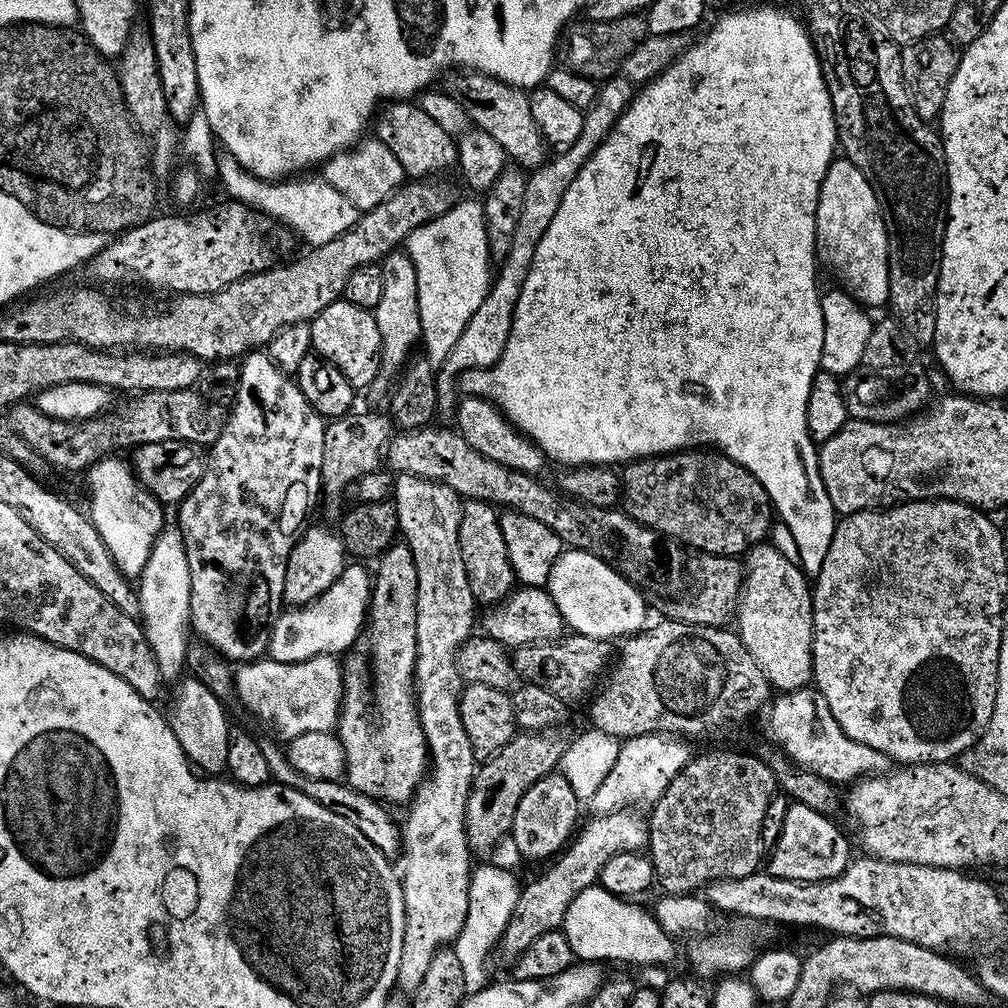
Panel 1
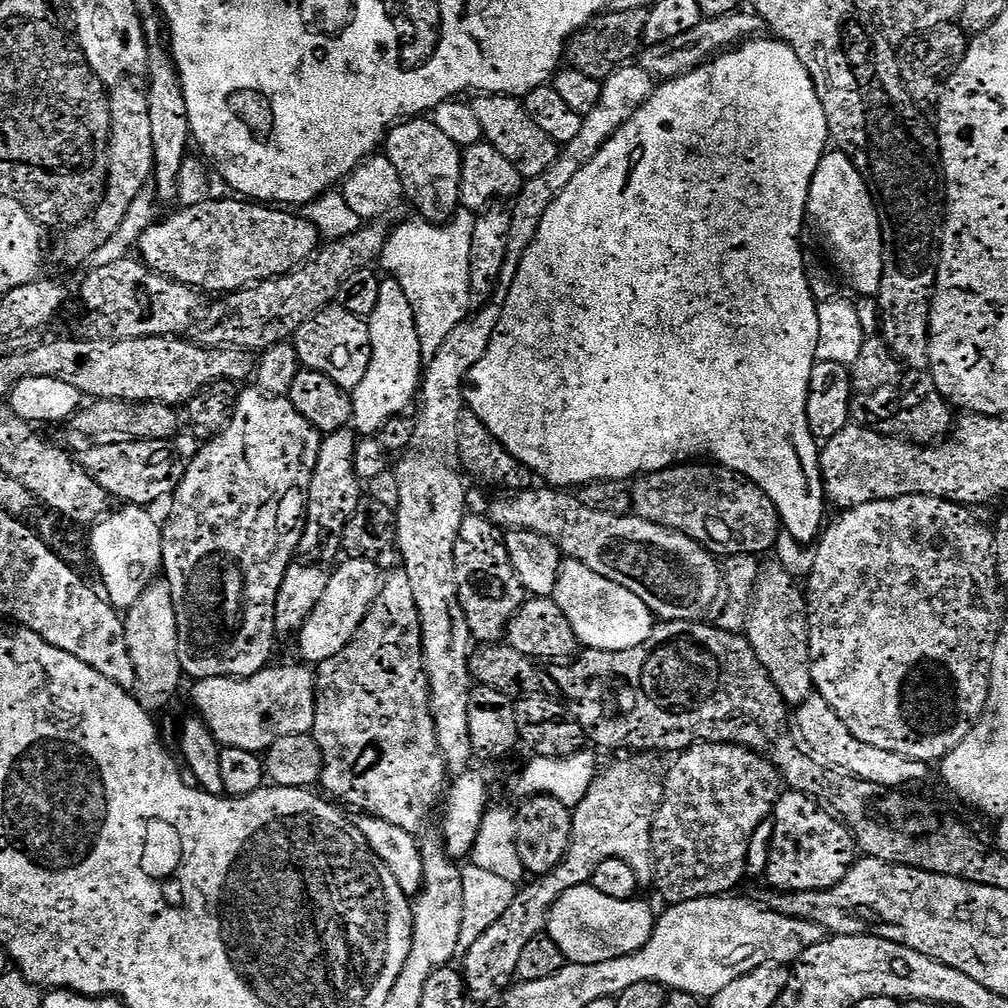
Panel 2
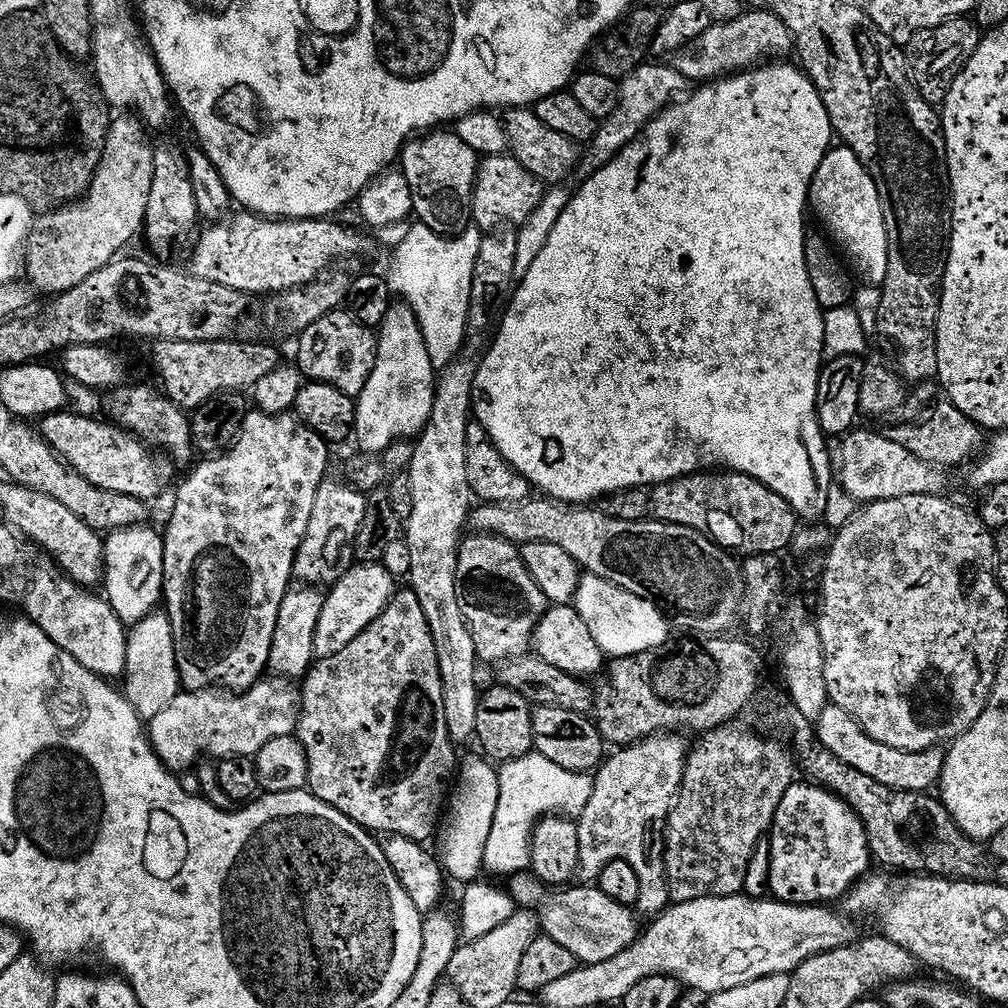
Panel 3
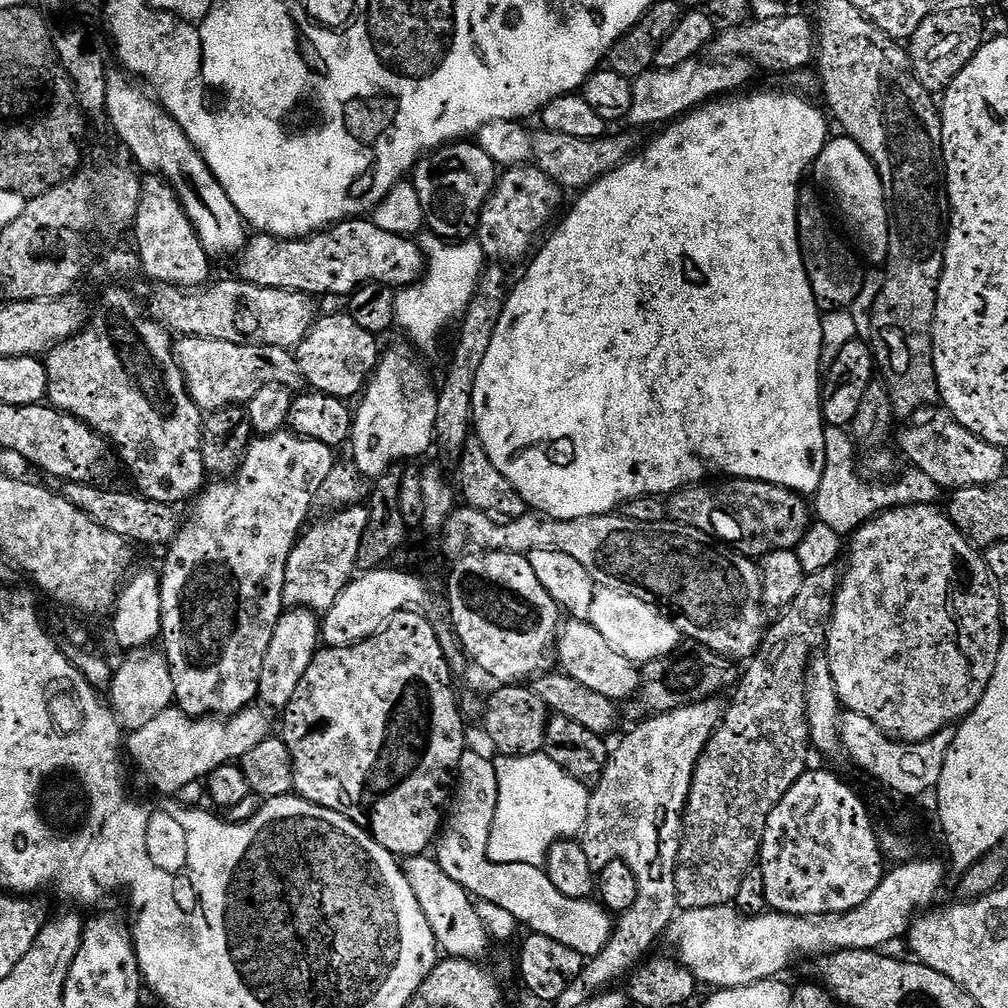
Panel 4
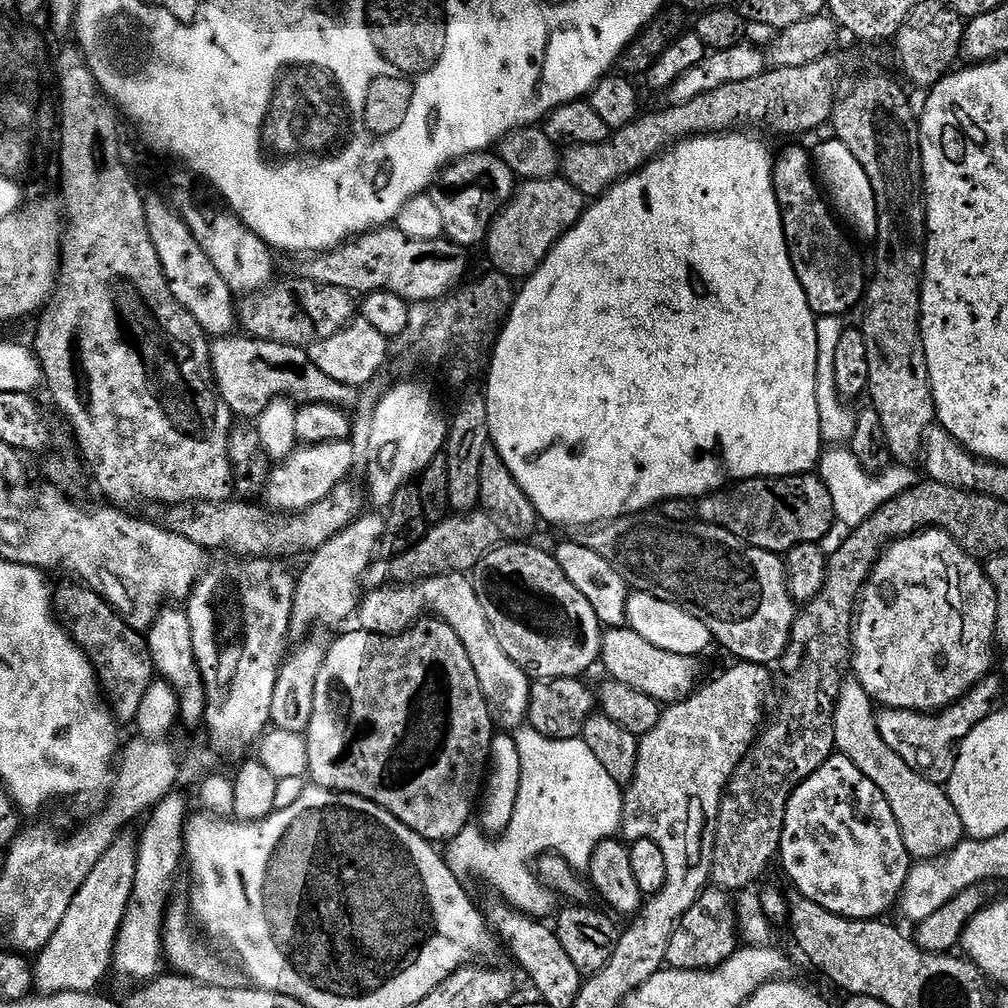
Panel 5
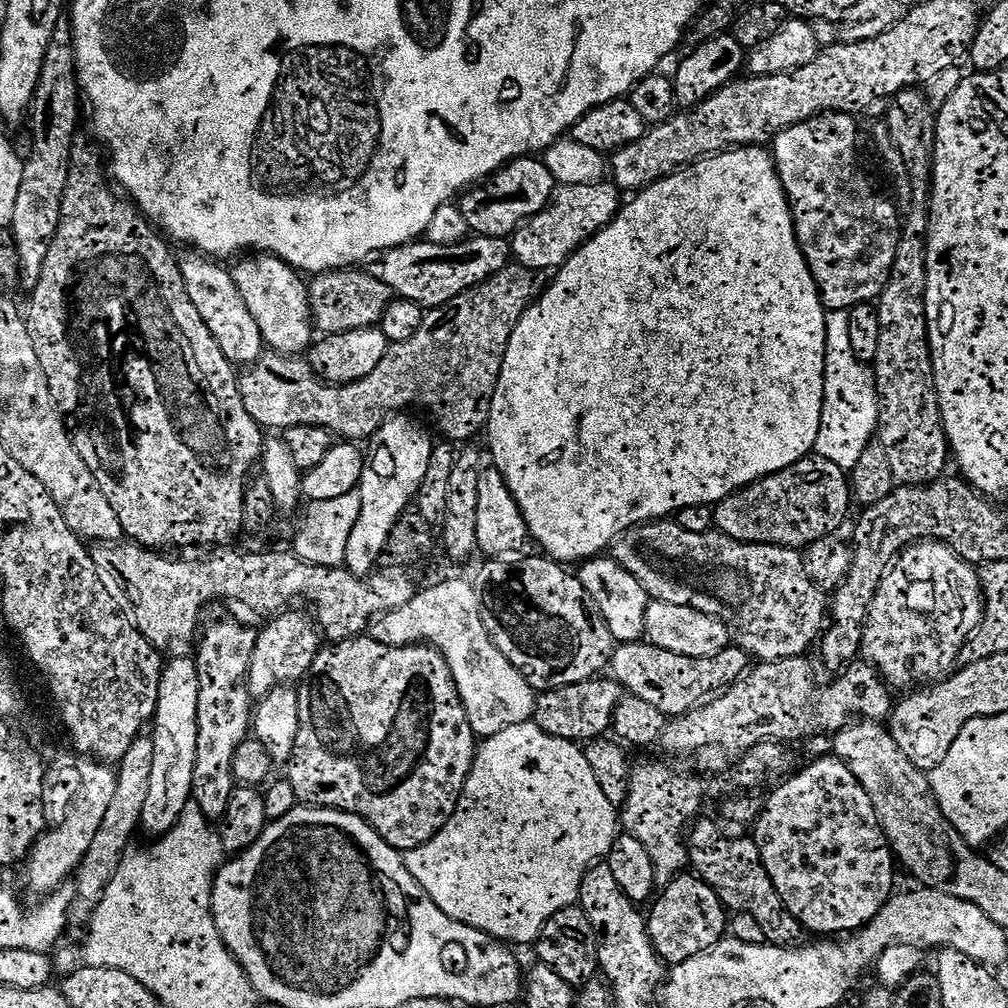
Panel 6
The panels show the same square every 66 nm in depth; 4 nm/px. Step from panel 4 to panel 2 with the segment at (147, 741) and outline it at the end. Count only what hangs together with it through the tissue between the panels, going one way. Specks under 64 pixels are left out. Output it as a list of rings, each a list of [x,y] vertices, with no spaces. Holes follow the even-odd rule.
[[[292,664],[271,665],[248,679],[231,675],[208,677],[195,681],[190,692],[193,704],[198,708],[199,717],[205,722],[221,747],[236,748],[252,754],[262,754],[280,738],[311,733],[316,714],[316,677],[306,667],[302,672],[292,672]]]

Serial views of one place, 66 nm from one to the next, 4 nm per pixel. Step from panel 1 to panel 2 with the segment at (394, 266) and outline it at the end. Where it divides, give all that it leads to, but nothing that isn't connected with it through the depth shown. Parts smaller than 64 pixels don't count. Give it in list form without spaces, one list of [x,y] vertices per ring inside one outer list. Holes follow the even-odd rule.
[[[390,278],[384,280],[382,286],[382,298],[378,300],[378,306],[374,314],[368,320],[368,329],[372,338],[372,362],[370,370],[366,372],[366,378],[358,382],[358,386],[351,389],[352,398],[352,419],[354,428],[360,434],[380,434],[396,416],[405,415],[412,403],[417,403],[418,393],[422,388],[422,369],[426,364],[424,350],[420,345],[420,335],[412,303],[404,293],[405,285]]]

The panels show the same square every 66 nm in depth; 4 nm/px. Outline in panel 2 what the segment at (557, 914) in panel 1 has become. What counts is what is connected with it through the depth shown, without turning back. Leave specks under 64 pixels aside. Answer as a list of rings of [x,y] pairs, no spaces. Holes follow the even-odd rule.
[[[618,760],[597,775],[584,799],[573,809],[571,846],[563,862],[547,875],[533,879],[524,890],[519,889],[502,918],[463,955],[462,975],[473,1003],[490,1002],[511,987],[524,948],[547,929],[554,902],[566,890],[591,883],[594,870],[603,862],[624,854],[624,812],[648,812],[650,808],[659,808],[664,787],[652,769],[644,766],[632,769],[628,760]]]

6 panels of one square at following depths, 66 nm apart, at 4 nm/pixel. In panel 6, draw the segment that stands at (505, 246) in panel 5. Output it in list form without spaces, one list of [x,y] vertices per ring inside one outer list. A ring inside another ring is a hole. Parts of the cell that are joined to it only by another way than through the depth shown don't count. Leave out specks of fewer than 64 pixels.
[[[611,182],[565,184],[557,187],[550,203],[516,228],[510,240],[511,255],[525,268],[533,270],[541,270],[547,264],[557,265],[620,211],[620,196],[621,189]]]

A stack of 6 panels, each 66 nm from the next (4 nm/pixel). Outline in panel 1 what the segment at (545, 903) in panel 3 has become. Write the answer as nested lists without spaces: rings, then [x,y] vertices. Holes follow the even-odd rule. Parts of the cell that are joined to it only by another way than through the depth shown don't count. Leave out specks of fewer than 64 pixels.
[[[593,886],[588,888],[585,892],[579,893],[576,898],[574,898],[572,904],[565,911],[565,918],[562,925],[562,933],[565,939],[568,940],[569,948],[572,951],[573,957],[580,962],[608,962],[608,959],[617,960],[620,964],[640,964],[639,966],[660,966],[665,962],[664,955],[668,952],[668,944],[670,944],[669,937],[661,934],[659,930],[659,925],[656,923],[655,919],[650,918],[643,912],[640,908],[628,908],[629,901],[627,899],[621,898],[619,896],[609,896],[605,893],[604,889],[599,886]]]

